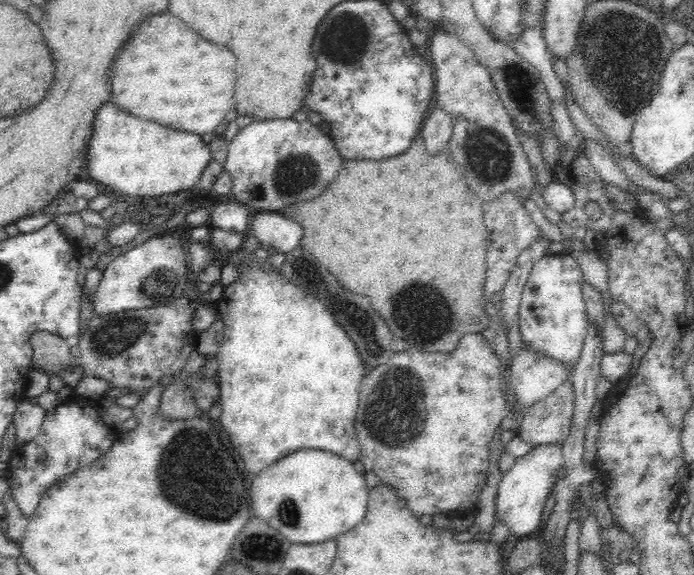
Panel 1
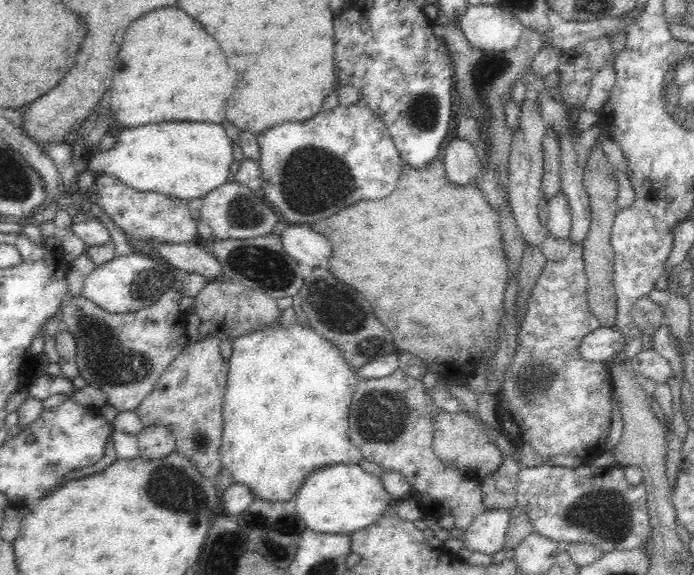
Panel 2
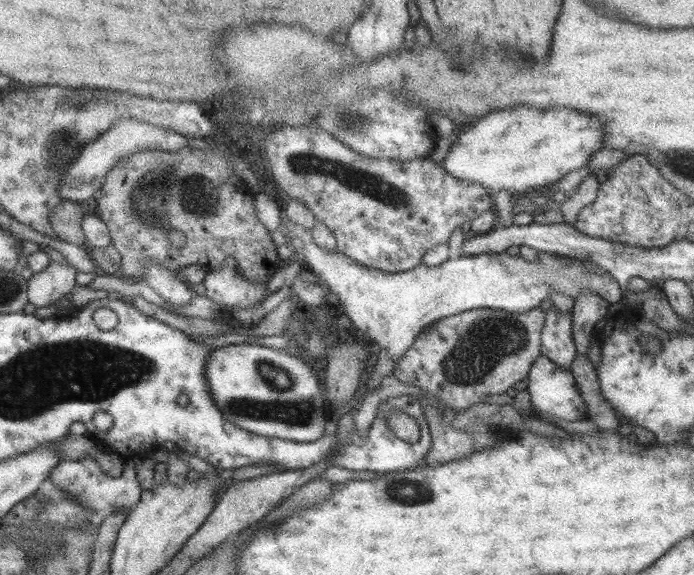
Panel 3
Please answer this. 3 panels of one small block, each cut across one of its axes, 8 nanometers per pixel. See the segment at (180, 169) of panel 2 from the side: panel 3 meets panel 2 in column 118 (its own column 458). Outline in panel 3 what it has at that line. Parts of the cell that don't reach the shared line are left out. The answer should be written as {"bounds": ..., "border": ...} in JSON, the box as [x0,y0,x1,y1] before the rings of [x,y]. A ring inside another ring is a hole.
{"bounds":[439,108,604,195],"border":[[[567,108],[495,110],[457,134],[439,166],[456,180],[479,184],[490,193],[506,190],[530,195],[538,187],[552,185],[571,170],[585,167],[589,156],[604,148],[597,118]]]}

